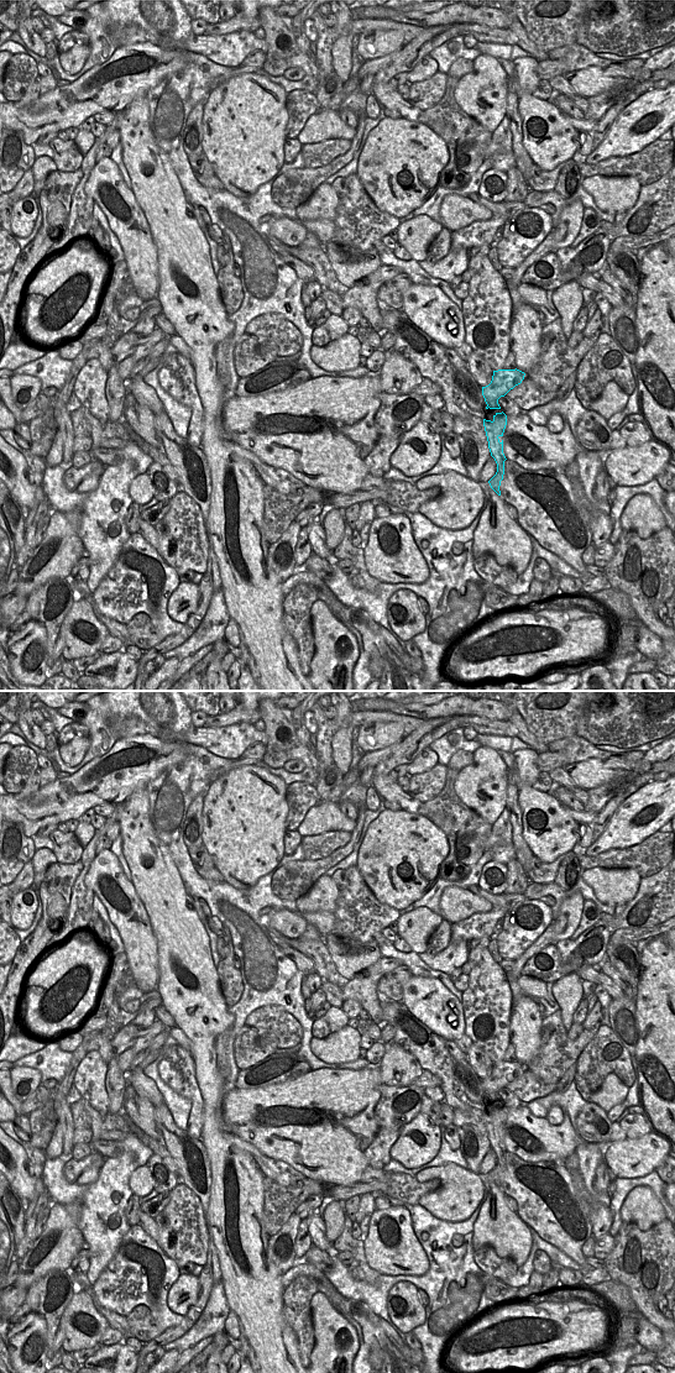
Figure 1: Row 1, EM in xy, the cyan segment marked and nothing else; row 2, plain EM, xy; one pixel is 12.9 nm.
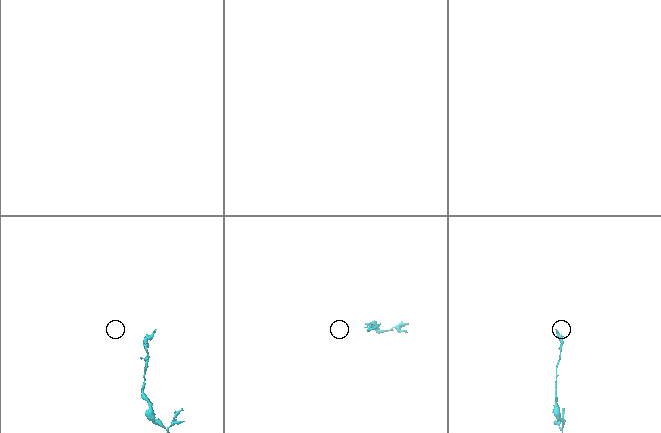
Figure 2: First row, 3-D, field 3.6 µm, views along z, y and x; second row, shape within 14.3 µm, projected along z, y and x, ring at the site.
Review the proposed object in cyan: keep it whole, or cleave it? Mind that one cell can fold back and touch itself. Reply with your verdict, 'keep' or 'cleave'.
keep

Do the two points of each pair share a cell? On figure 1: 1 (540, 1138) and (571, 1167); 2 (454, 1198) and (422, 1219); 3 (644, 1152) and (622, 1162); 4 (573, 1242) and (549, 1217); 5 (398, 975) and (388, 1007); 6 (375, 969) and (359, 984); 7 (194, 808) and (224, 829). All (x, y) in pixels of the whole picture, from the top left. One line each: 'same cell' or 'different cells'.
1: different cells
2: different cells
3: same cell
4: same cell
5: different cells
6: same cell
7: different cells

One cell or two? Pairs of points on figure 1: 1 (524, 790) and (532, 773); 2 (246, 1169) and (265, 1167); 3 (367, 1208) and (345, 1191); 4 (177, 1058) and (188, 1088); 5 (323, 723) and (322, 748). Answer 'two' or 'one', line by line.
1: two
2: two
3: two
4: one
5: one

